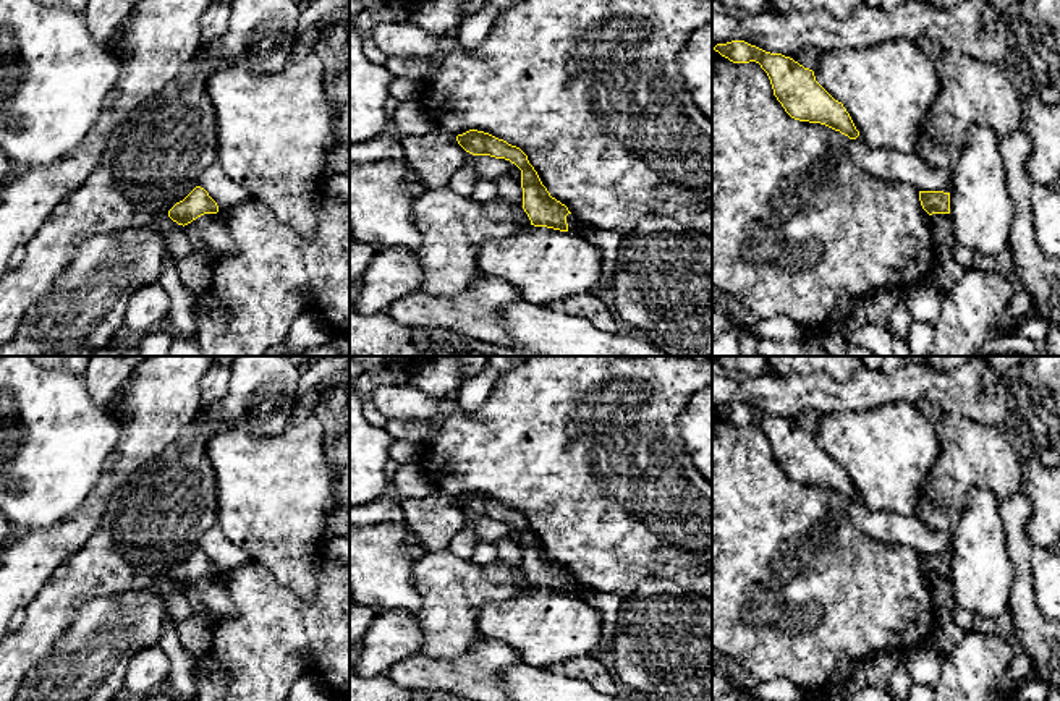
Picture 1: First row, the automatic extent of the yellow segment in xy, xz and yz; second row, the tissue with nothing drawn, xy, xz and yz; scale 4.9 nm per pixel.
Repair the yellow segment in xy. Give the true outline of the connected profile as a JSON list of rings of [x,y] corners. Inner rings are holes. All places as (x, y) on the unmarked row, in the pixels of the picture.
[[[196,549],[183,563],[176,565],[168,573],[168,580],[178,588],[184,589],[204,576],[217,575],[217,565],[209,559],[204,550]]]

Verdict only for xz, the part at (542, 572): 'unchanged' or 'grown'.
unchanged

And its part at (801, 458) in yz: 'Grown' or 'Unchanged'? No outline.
Unchanged

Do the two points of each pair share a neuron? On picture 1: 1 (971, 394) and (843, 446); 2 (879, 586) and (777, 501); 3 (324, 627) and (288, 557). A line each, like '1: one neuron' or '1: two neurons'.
1: two neurons
2: one neuron
3: two neurons

